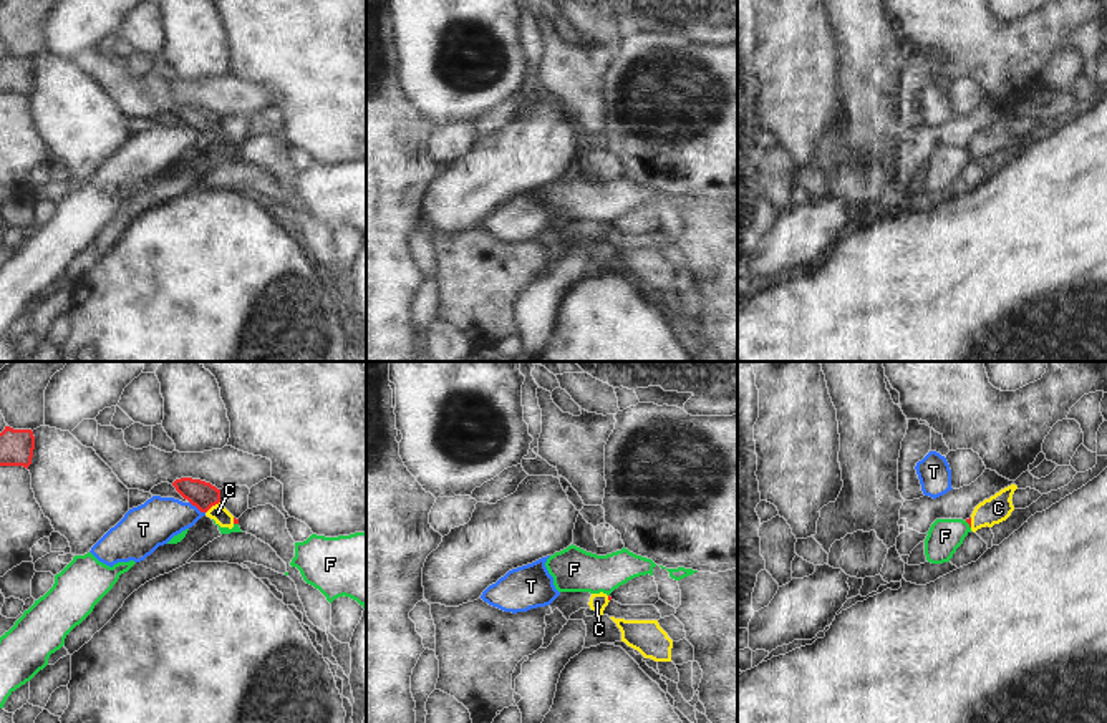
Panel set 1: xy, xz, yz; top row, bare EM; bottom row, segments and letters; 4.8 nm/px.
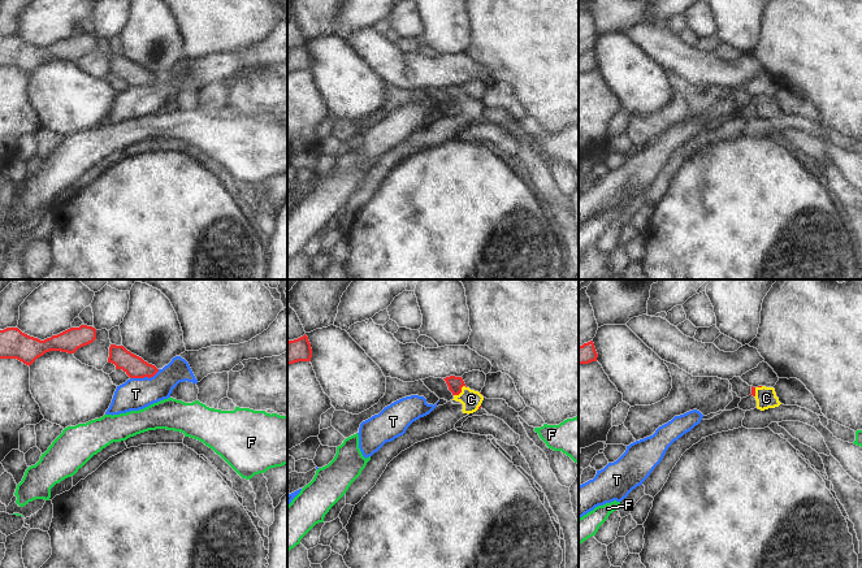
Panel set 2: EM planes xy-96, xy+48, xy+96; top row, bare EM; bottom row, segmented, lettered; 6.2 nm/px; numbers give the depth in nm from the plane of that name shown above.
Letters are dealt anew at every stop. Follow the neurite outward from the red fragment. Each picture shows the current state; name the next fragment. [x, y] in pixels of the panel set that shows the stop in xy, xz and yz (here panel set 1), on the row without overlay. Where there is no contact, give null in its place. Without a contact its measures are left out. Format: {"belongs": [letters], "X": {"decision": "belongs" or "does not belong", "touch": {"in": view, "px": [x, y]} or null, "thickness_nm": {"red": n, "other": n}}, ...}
{"belongs": ["C"], "C": {"decision": "belongs", "touch": {"in": "xy", "px": [212, 133]}, "thickness_nm": {"red": 130, "other": 80}}, "F": {"decision": "does not belong", "touch": {"in": "yz", "px": [968, 151]}, "thickness_nm": {"red": 20, "other": 170}}, "T": {"decision": "does not belong", "touch": {"in": "xy", "px": [198, 136]}, "thickness_nm": {"red": 130, "other": 220}}}

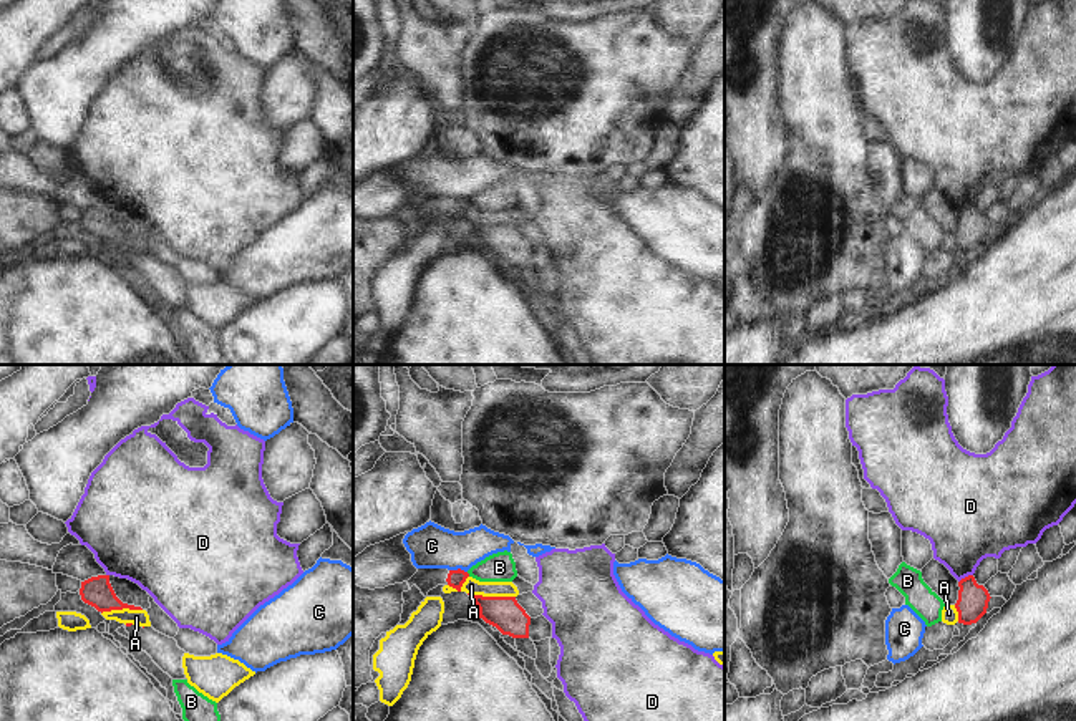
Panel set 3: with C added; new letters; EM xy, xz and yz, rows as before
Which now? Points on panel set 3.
{"belongs": [], "A": {"decision": "does not belong", "touch": {"in": "xz", "px": [491, 226]}, "thickness_nm": {"red": 160, "other": 80}}, "B": {"decision": "does not belong", "touch": {"in": "xz", "px": [468, 203]}, "thickness_nm": {"red": 80, "other": 140}}, "C": {"decision": "does not belong", "touch": {"in": "xz", "px": [458, 198]}, "thickness_nm": {"red": 80, "other": 220}}, "D": {"decision": "does not belong", "touch": {"in": "yz", "px": [965, 206]}, "thickness_nm": {"red": 150, "other": 360}}}

